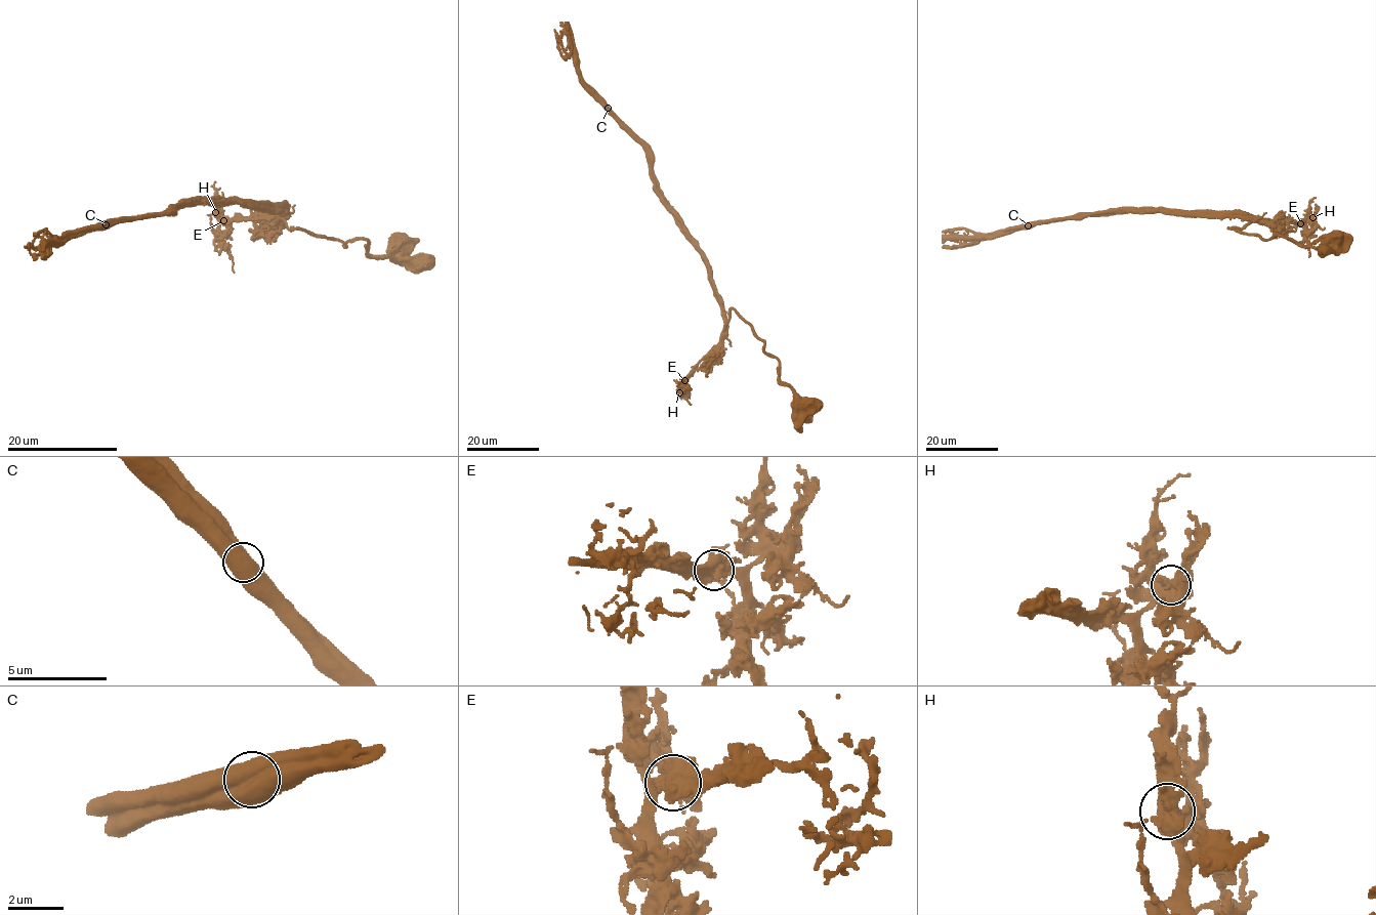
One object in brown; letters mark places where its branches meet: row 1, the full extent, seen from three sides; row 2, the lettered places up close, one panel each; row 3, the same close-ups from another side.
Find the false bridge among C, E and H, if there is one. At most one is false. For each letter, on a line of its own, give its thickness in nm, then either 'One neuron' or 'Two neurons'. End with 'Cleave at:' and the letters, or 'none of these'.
C: Thickness 1100 nm. Two neurons
E: Thickness 600 nm. One neuron
H: Thickness 500 nm. One neuron
Cleave at: C

